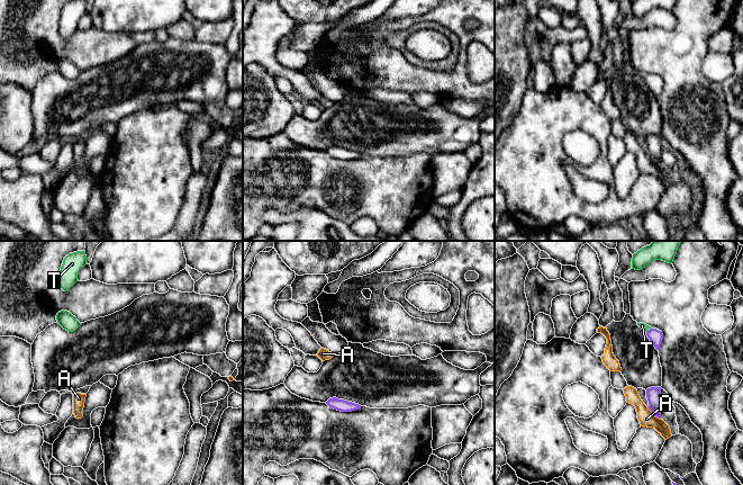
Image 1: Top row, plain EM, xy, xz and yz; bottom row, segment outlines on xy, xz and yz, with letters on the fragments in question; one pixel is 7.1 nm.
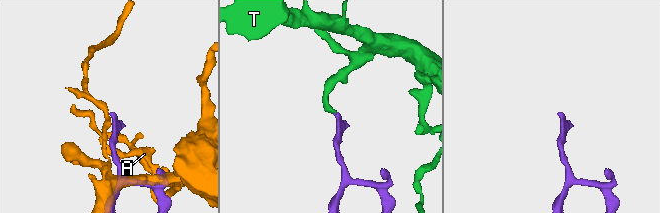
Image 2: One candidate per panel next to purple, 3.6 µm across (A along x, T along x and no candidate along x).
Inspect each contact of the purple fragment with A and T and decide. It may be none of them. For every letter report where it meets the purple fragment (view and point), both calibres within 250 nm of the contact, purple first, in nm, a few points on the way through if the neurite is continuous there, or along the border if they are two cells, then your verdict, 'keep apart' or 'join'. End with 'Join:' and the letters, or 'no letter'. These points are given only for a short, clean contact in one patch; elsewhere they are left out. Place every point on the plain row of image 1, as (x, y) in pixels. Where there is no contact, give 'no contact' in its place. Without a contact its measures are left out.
A: contact yz (653, 162); calibres 110 and 110 nm; border yz (646, 154), (660, 167); keep apart
T: contact yz (650, 78); calibres 100 and 50 nm; way yz (655, 84), (650, 78), (642, 73); join
Join: T

